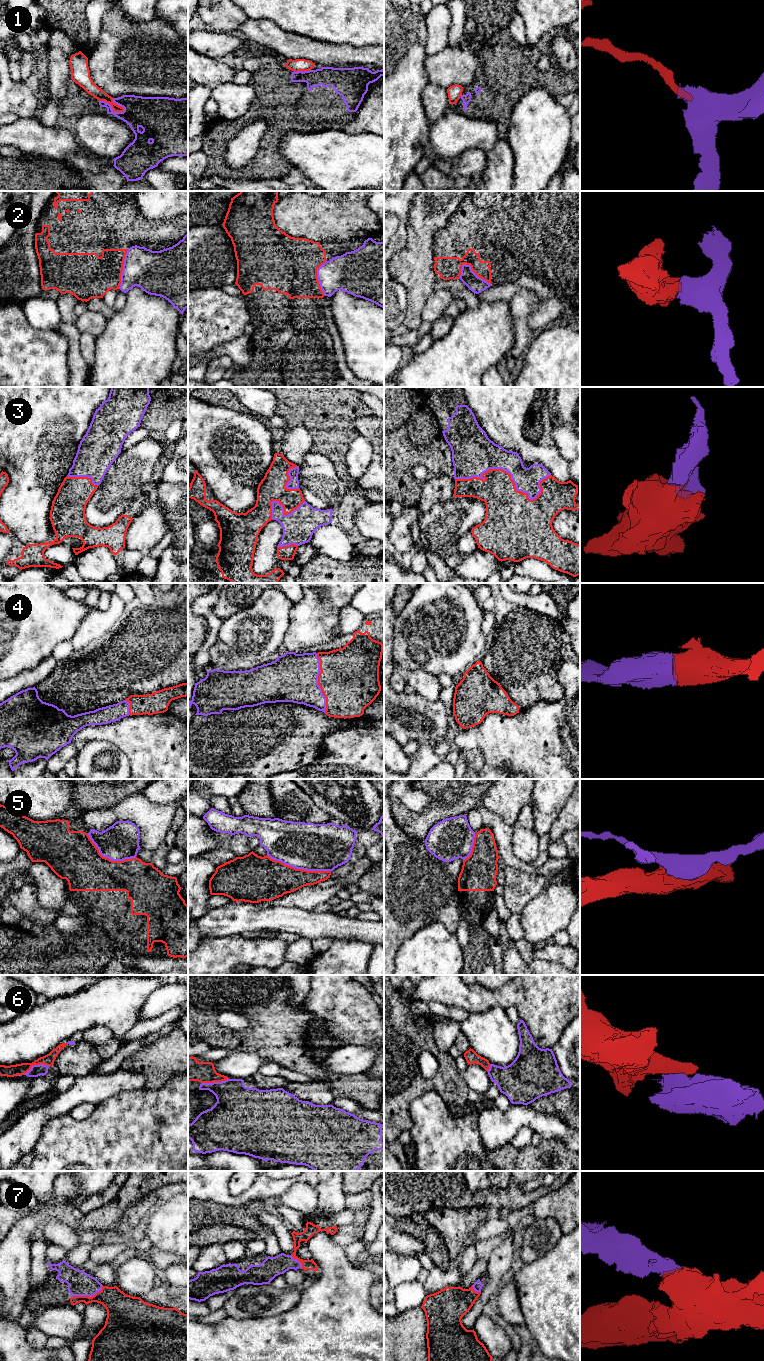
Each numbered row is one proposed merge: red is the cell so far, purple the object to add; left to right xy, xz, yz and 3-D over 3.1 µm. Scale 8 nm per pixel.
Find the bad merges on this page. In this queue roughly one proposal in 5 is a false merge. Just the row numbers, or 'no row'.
1, 2, 5

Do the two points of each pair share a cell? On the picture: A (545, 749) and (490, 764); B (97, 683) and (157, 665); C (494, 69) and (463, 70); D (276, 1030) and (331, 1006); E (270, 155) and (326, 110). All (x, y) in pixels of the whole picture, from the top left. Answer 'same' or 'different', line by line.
A: same
B: same
C: different
D: different
E: same

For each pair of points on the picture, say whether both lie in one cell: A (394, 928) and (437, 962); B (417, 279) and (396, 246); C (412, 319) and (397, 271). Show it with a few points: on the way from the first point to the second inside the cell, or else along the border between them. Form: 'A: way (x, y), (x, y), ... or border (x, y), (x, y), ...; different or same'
A: border (427, 925), (407, 938), (401, 944), (394, 958); different
B: border (405, 228), (406, 245), (394, 255); different
C: way (413, 307), (413, 287), (409, 283); same

